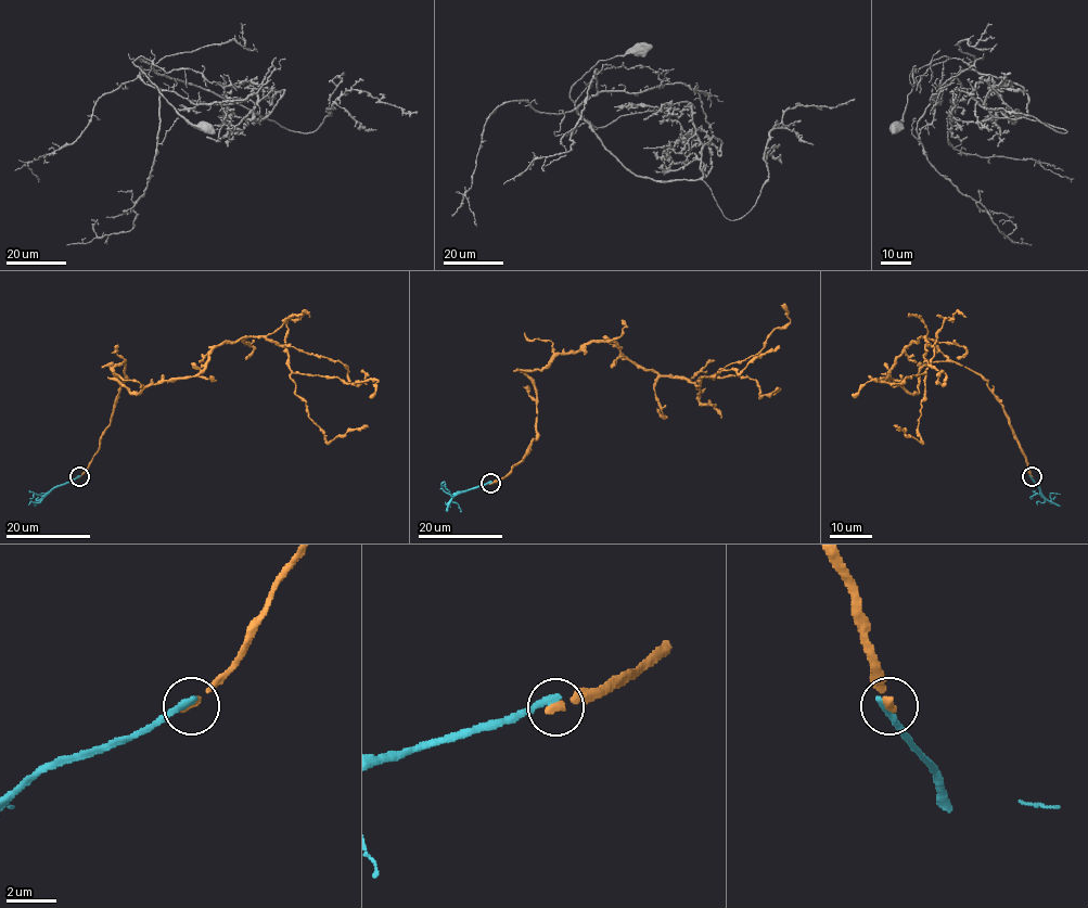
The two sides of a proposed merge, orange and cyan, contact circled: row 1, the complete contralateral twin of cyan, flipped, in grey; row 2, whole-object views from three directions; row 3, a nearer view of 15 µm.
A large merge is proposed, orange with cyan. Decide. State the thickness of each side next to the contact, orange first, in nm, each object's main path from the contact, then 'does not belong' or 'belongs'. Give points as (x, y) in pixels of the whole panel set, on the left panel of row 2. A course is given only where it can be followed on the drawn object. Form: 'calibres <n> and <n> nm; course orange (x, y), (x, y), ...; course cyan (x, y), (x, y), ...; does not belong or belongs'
calibres 240 and 280 nm; course orange (79, 477), (124, 381), (113, 368), (139, 394), (247, 336), (285, 348), (328, 442), (367, 425); course cyan (78, 477), (54, 486), (38, 500), (36, 498), (49, 494); does not belong

